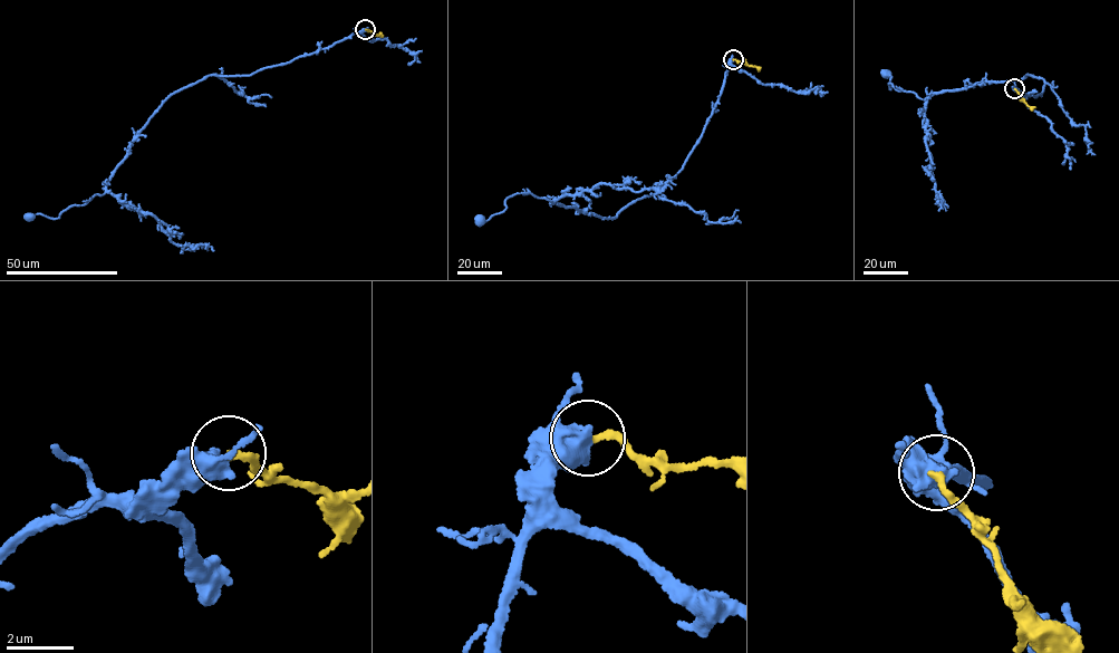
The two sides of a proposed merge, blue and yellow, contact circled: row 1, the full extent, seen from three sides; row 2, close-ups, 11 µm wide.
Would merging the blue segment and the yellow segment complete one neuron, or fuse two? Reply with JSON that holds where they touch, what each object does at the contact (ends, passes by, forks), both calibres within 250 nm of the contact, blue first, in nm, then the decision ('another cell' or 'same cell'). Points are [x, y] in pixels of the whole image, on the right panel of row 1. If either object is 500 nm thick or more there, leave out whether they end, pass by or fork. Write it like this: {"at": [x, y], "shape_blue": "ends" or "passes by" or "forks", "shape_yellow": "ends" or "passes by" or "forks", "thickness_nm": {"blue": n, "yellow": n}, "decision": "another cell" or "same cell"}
{"at": [1014, 88], "thickness_nm": {"blue": 600, "yellow": 180}, "decision": "same cell"}

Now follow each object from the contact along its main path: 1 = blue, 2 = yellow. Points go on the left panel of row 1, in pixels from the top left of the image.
1: (366, 29), (248, 76), (210, 75), (174, 92), (135, 133), (104, 193), (55, 219), (28, 217)
2: (366, 29), (376, 35), (380, 32)

